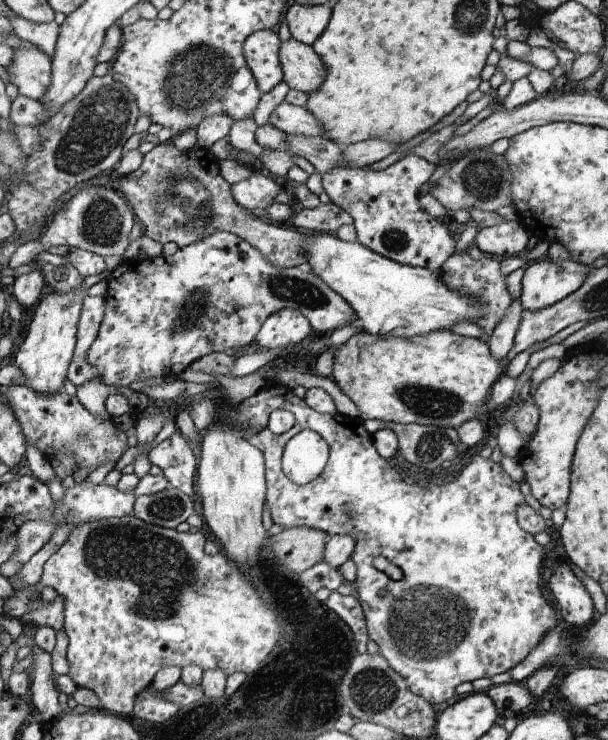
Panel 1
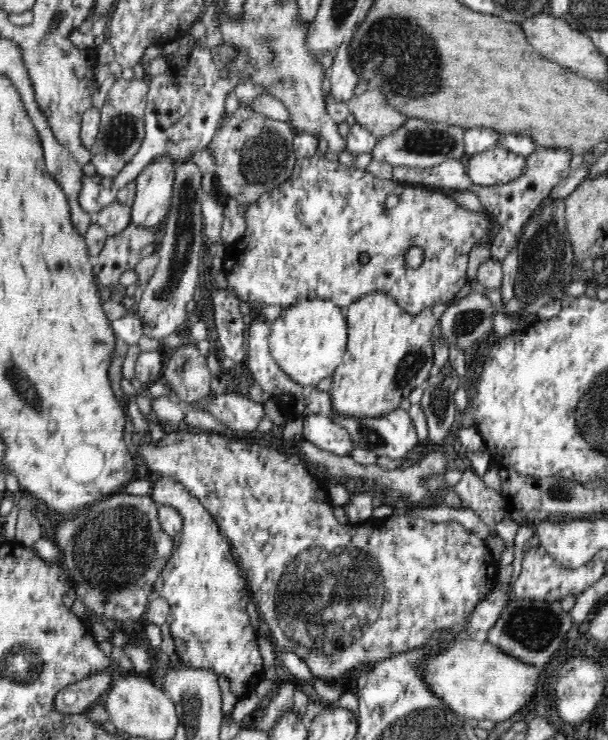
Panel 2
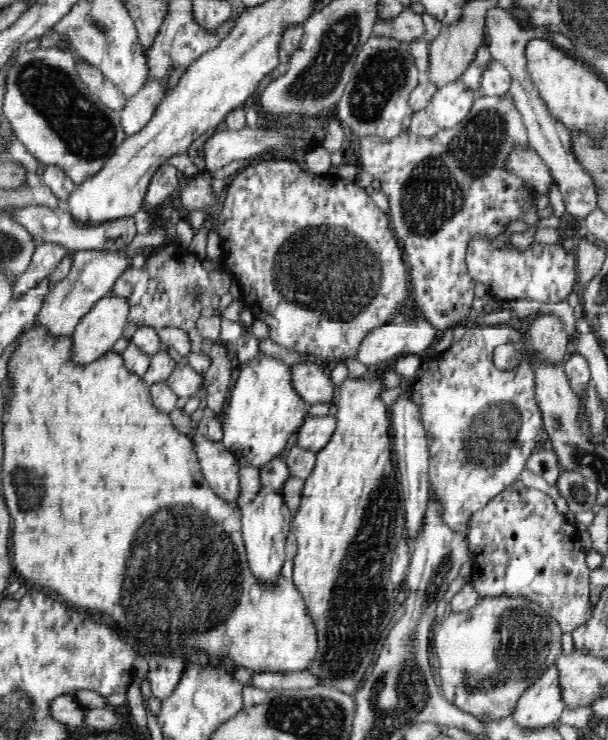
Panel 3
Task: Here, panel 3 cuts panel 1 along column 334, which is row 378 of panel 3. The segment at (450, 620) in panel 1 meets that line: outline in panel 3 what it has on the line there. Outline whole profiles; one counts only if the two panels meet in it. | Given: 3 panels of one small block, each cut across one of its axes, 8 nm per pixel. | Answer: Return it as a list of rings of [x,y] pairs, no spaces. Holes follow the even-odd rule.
[[[467,323],[466,332],[463,336],[460,342],[454,343],[451,347],[442,347],[440,353],[434,358],[420,361],[418,371],[415,373],[416,376],[411,382],[410,389],[414,403],[420,406],[420,421],[422,421],[422,426],[424,427],[427,438],[430,492],[432,492],[433,498],[435,498],[437,512],[439,512],[441,520],[444,521],[446,527],[454,533],[466,532],[468,523],[472,518],[472,513],[475,513],[476,510],[483,509],[488,501],[493,500],[501,491],[508,489],[508,486],[512,486],[514,482],[520,479],[520,473],[526,468],[528,458],[545,444],[546,437],[543,417],[535,397],[535,375],[532,365],[530,365],[529,357],[526,356],[517,368],[505,372],[498,370],[493,360],[494,349],[500,346],[500,344],[513,344],[514,346],[520,346],[520,348],[526,348],[528,340],[526,333],[513,331],[505,326],[486,326],[482,328],[473,327],[471,324]]]

